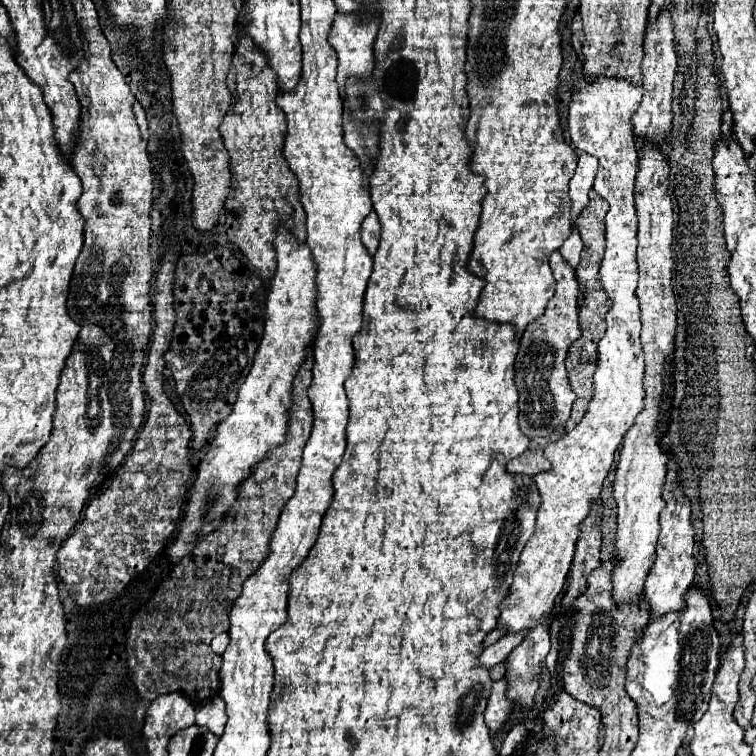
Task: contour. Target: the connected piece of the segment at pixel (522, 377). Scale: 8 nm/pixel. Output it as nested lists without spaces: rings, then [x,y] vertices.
[[[557,250],[549,258],[553,276],[557,280],[555,296],[549,300],[547,310],[541,318],[533,320],[519,340],[519,352],[515,360],[515,386],[519,390],[519,426],[521,432],[531,440],[529,448],[513,458],[507,464],[511,474],[527,474],[535,476],[543,470],[549,470],[549,462],[543,456],[543,448],[549,440],[563,436],[563,422],[567,422],[571,404],[575,394],[569,388],[567,372],[565,372],[565,356],[571,346],[581,334],[579,320],[577,320],[577,298],[579,298],[579,284],[575,278],[573,268],[567,260],[557,254]]]

